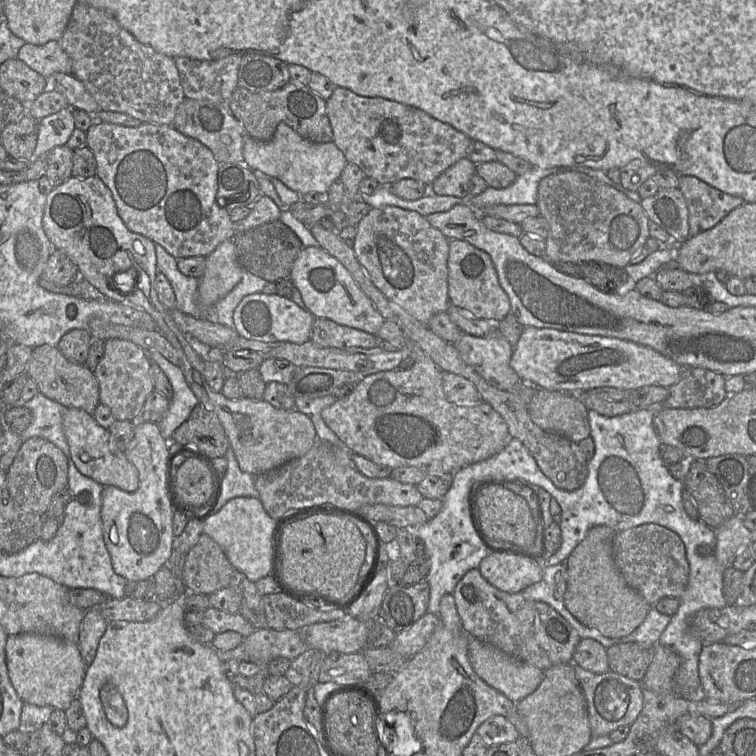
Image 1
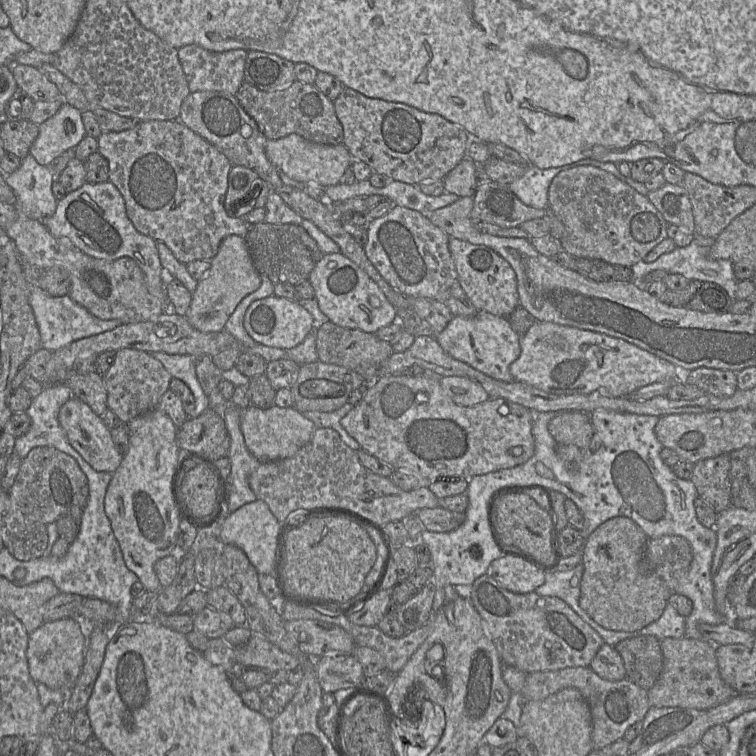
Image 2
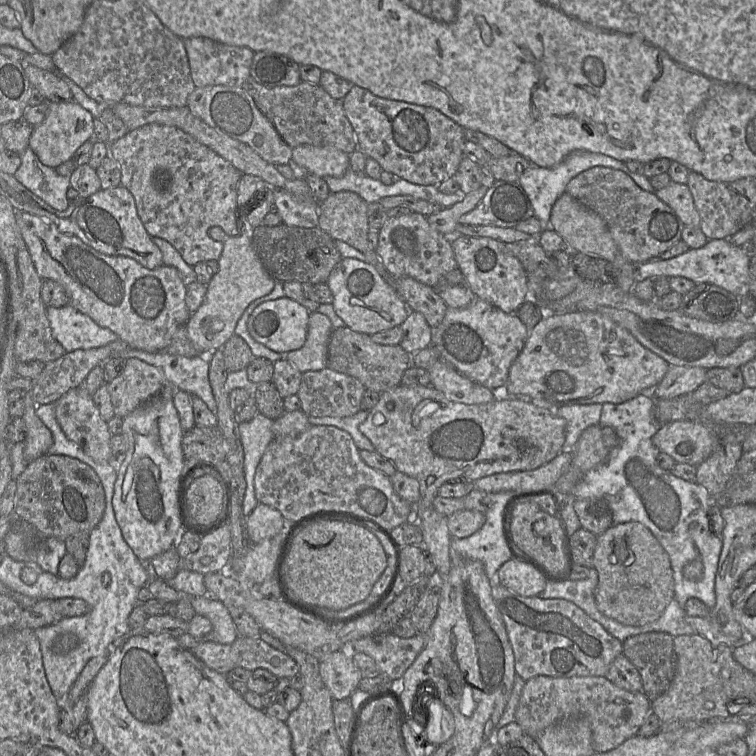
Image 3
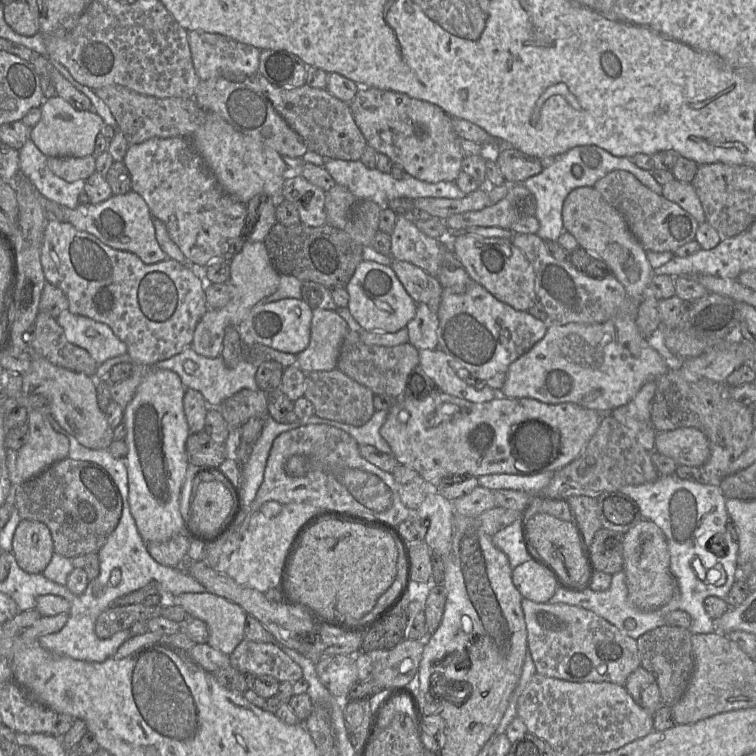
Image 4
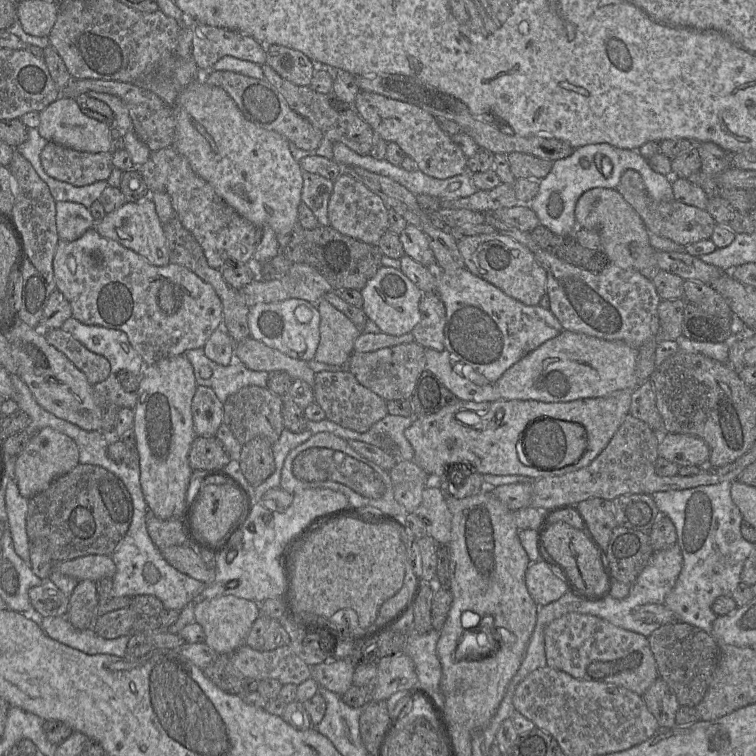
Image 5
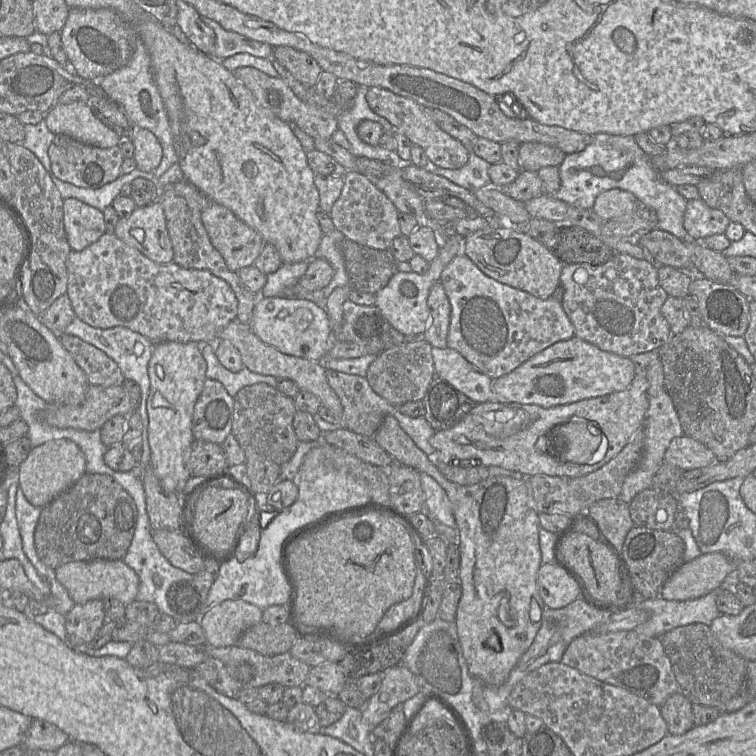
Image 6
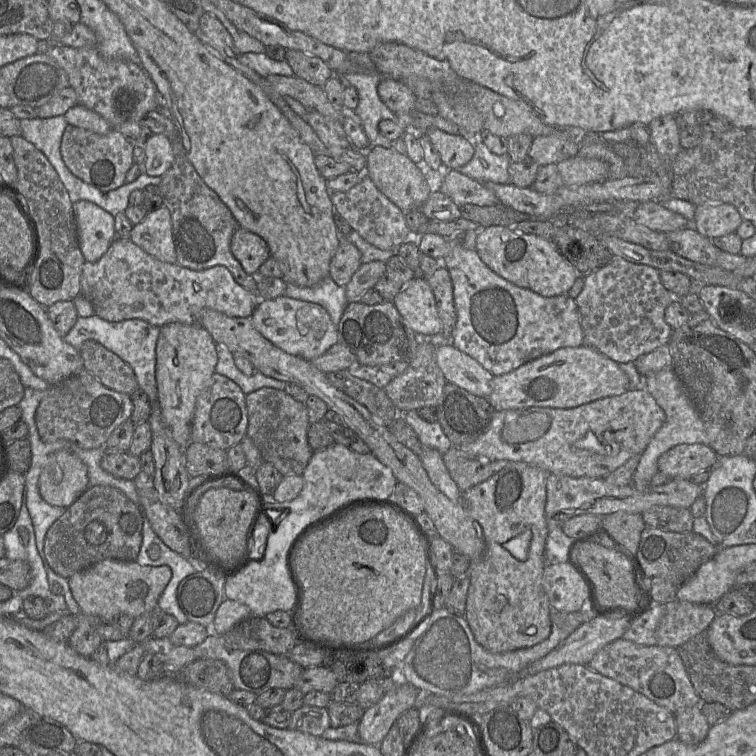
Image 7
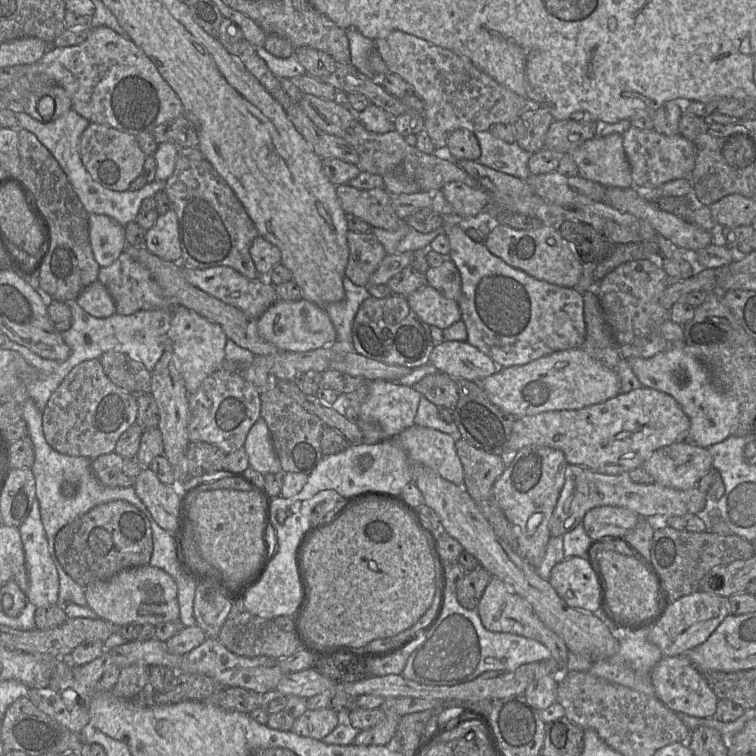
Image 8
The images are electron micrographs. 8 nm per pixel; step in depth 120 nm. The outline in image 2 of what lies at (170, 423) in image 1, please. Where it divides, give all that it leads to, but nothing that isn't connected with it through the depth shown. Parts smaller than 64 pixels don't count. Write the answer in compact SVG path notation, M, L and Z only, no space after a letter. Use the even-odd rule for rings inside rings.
M154 352L150 354L164 366L172 377L183 381L191 390L195 400L195 409L190 414L189 418L196 418L209 408L208 397L203 391L196 376L195 365L196 359L199 357L171 355L163 352Z

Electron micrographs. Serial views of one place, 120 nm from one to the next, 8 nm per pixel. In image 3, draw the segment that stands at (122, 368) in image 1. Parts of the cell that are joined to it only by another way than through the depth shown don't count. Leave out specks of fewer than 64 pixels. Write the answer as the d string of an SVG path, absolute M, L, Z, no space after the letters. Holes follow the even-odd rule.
M137 358L126 359L122 373L107 383L115 415L126 417L155 397L167 383L162 369Z

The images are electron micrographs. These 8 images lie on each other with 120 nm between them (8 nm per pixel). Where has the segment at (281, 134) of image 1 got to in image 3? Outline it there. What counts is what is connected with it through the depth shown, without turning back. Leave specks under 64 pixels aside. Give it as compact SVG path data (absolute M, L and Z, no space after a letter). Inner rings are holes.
M297 146L292 150L291 161L322 178L340 177L349 169L349 154L332 146Z

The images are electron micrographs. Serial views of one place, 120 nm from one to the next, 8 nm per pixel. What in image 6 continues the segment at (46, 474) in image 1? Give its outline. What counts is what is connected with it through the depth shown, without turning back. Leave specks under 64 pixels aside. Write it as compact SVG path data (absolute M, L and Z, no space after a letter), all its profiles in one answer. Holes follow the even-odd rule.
M85 473L70 488L41 509L34 531L39 559L51 567L96 559L123 560L138 519L133 498L111 476Z

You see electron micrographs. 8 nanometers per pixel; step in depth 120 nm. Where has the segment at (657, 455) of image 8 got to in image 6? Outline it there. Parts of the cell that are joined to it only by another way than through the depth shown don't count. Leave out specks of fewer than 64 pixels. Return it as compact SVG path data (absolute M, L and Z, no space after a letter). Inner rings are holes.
M687 436L674 438L664 455L664 462L683 471L706 468L716 461L715 454L709 448Z

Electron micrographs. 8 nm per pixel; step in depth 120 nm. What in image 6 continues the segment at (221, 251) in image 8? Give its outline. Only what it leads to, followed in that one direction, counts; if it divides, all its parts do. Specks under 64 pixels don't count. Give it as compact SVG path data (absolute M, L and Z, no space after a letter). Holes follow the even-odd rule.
M187 179L167 185L158 201L164 210L167 231L173 247L173 262L185 269L208 270L213 275L226 281L238 301L236 319L249 324L254 307L259 301L259 293L253 293L243 284L237 272L228 269L225 260L212 245L208 233L202 223L201 214L207 206L207 197Z

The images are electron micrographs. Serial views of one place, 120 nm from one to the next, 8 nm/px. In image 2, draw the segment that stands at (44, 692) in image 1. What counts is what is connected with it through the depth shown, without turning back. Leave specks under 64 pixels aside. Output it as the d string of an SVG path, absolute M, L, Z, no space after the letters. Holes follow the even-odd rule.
M64 618L44 622L29 634L26 657L29 673L37 684L44 684L52 689L72 691L85 661L86 628L77 618Z

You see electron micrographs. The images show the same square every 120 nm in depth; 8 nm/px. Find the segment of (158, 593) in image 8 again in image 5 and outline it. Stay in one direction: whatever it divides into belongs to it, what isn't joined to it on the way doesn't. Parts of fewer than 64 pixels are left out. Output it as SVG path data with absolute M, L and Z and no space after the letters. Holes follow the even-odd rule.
M87 555L64 562L54 562L53 571L75 578L77 581L96 582L115 575L116 566L111 556Z

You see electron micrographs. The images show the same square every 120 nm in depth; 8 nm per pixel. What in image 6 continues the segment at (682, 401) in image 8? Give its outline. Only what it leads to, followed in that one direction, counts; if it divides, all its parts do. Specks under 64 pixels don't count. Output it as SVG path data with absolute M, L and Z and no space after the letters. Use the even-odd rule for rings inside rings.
M665 390L657 396L649 398L649 403L645 418L645 440L642 457L637 467L625 478L619 495L619 498L628 504L638 493L651 487L653 478L664 463L664 455L670 442L674 438L684 436L673 401Z

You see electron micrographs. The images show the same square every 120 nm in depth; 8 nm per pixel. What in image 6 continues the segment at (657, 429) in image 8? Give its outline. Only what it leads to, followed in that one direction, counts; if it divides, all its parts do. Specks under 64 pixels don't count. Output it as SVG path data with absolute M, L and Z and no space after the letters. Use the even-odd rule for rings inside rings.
M646 369L635 373L630 386L620 392L575 403L544 408L534 404L477 404L450 429L436 431L430 439L436 464L476 460L486 467L497 466L518 472L524 478L535 475L580 477L590 474L614 457L633 435L645 426L649 408Z

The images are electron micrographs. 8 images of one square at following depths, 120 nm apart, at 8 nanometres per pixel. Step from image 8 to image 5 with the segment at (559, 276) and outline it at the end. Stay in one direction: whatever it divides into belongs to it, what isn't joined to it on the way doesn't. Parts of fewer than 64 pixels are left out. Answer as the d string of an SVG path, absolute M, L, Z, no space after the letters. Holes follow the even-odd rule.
M499 232L467 236L457 243L465 267L506 295L527 306L536 306L546 294L547 274L523 244Z

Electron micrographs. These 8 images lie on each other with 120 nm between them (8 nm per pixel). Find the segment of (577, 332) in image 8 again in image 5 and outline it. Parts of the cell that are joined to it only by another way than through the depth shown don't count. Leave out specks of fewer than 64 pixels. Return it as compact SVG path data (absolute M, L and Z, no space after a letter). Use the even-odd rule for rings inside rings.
M466 267L455 272L435 272L438 275L437 293L446 308L445 350L454 357L454 369L455 363L459 362L486 377L489 383L495 384L506 370L563 331L559 320L550 309L544 309L539 305L524 305L488 281L474 275Z

